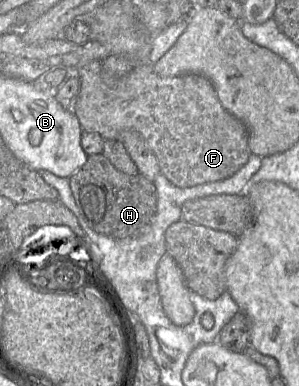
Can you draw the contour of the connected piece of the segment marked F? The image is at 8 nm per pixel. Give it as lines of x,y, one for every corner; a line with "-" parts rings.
99,60
88,61
72,70
80,78
80,91
75,98
73,113
83,131
97,132
104,140
118,139
120,133
126,130
138,132
155,154
161,173
176,187
193,187
235,174
252,154
246,126
223,107
214,85
205,76
184,74
161,77
153,71
153,66
139,65
116,84
108,84
104,80
102,61

